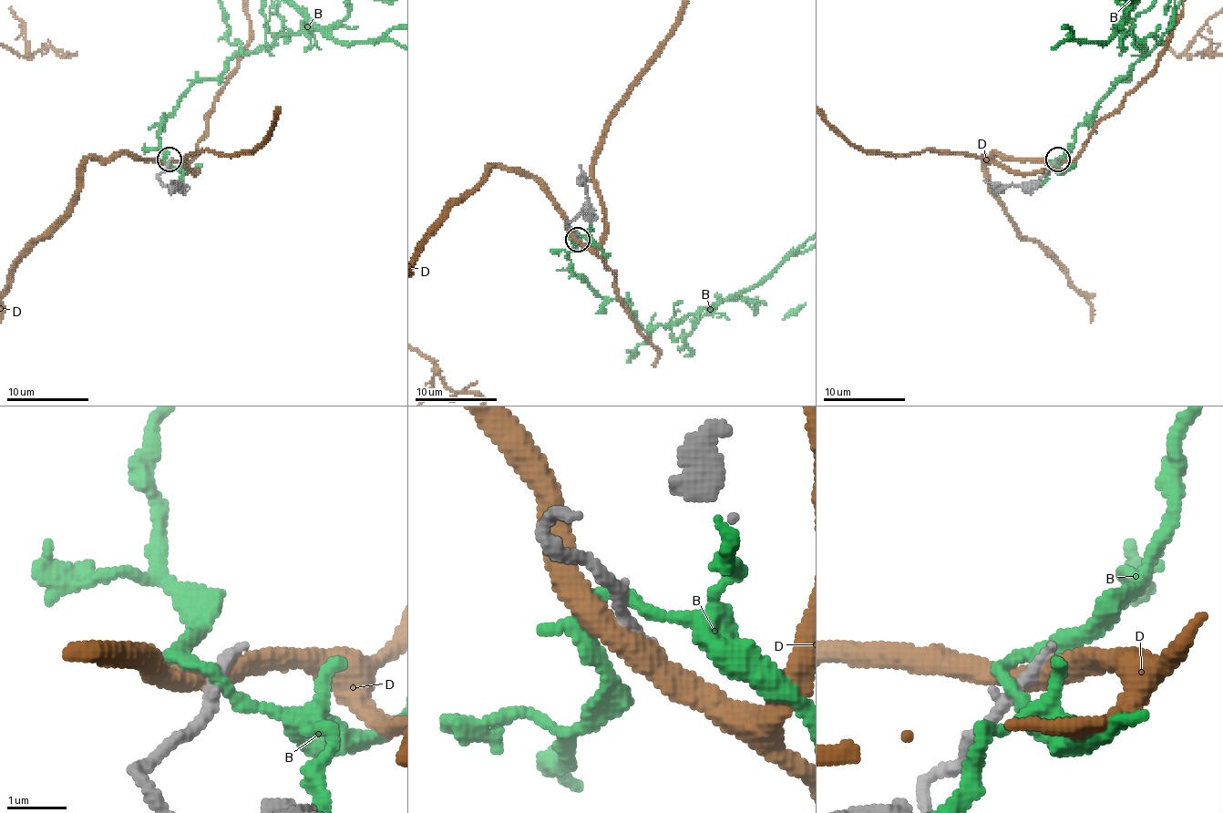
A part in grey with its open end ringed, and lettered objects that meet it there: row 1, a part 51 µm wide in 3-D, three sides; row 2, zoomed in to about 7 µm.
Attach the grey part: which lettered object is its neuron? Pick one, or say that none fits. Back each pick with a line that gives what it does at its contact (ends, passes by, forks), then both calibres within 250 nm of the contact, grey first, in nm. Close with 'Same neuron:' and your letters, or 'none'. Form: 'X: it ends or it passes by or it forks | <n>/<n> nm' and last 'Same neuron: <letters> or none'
Same neuron: none

